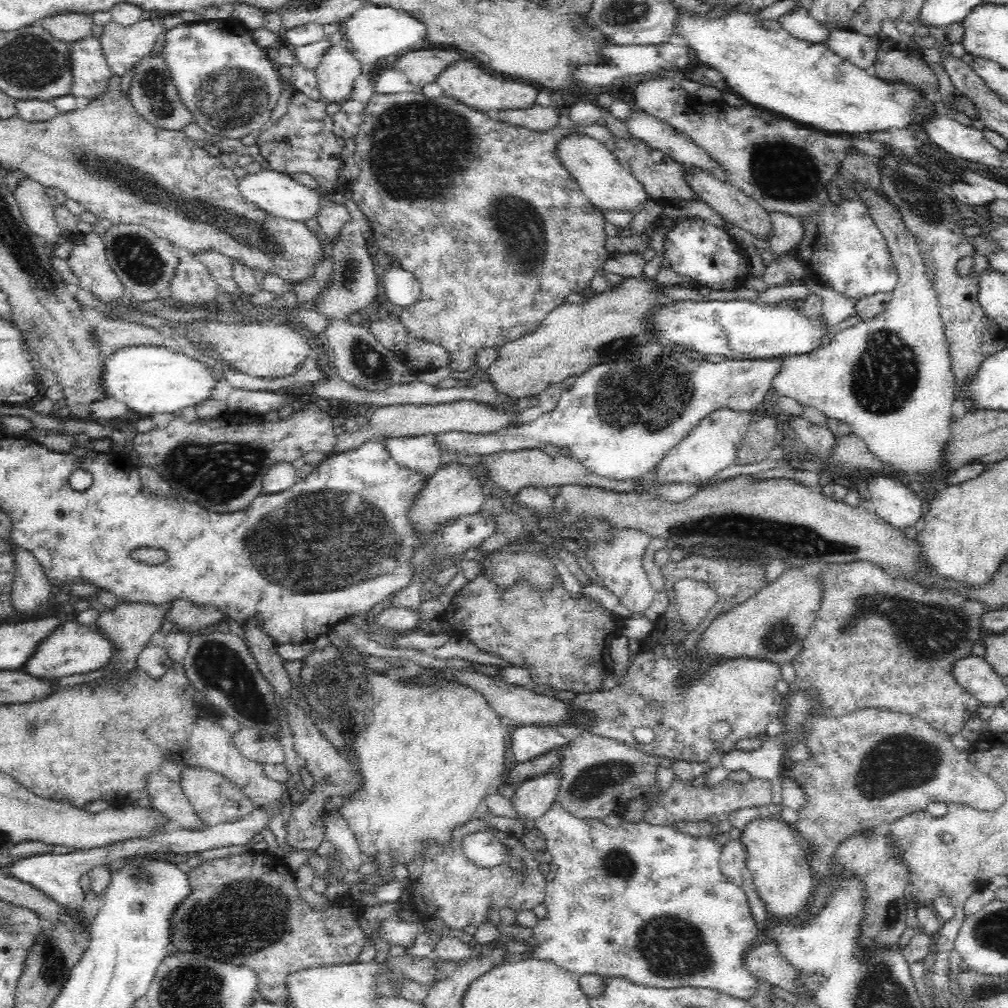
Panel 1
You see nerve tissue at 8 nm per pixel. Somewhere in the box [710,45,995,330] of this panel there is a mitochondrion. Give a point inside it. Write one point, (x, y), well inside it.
(780, 172)

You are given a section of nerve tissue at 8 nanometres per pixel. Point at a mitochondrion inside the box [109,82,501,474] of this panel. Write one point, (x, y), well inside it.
(417, 149)

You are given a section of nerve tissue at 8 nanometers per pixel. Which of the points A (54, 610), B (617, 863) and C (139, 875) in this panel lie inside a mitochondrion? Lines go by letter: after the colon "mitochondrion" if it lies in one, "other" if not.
A: other
B: mitochondrion
C: mitochondrion

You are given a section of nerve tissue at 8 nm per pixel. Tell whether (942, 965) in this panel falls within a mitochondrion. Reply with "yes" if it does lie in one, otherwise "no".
no

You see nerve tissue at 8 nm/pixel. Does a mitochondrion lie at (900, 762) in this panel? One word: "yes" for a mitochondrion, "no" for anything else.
yes

